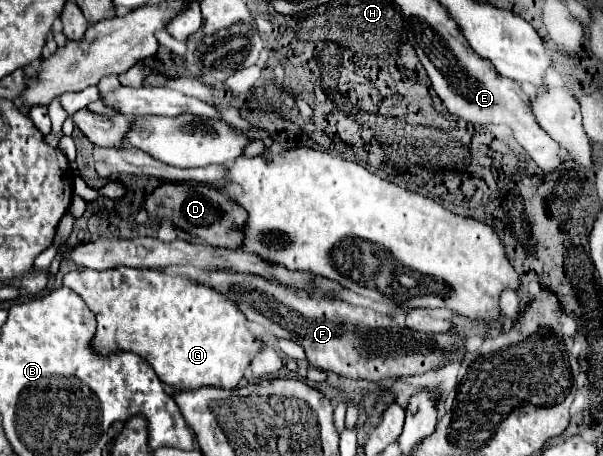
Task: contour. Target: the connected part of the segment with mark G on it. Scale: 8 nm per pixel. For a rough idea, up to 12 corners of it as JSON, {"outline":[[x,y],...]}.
{"outline":[[156,269],[70,271],[94,347],[174,389],[234,389],[264,347],[236,303]]}

